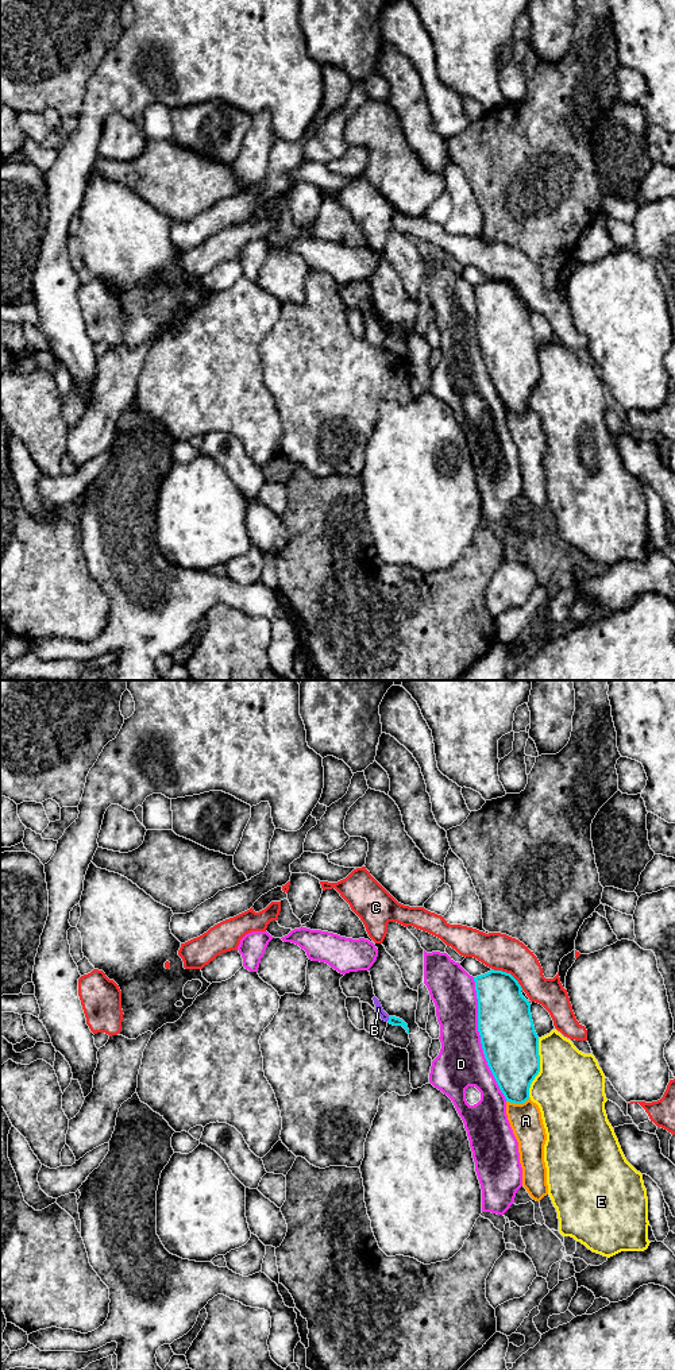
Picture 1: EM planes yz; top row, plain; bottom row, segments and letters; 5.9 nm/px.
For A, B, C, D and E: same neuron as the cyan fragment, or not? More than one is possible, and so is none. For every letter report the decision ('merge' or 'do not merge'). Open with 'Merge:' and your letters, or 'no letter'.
Merge: no letter
A: do not merge
B: do not merge
C: do not merge
D: do not merge
E: do not merge

